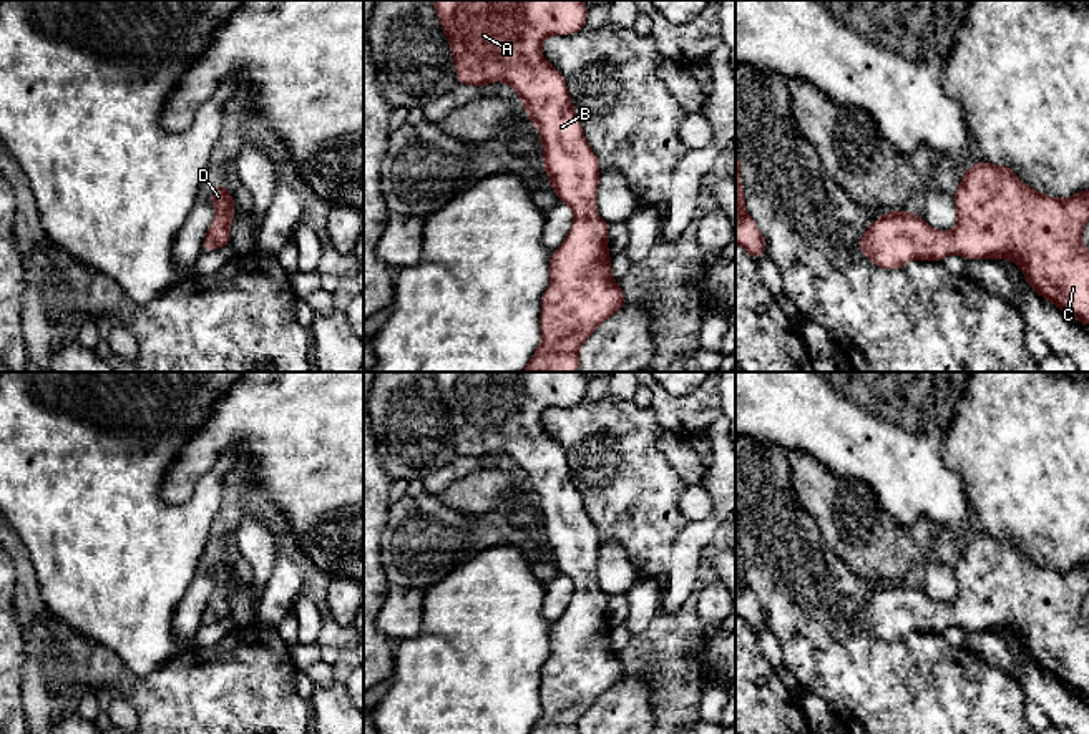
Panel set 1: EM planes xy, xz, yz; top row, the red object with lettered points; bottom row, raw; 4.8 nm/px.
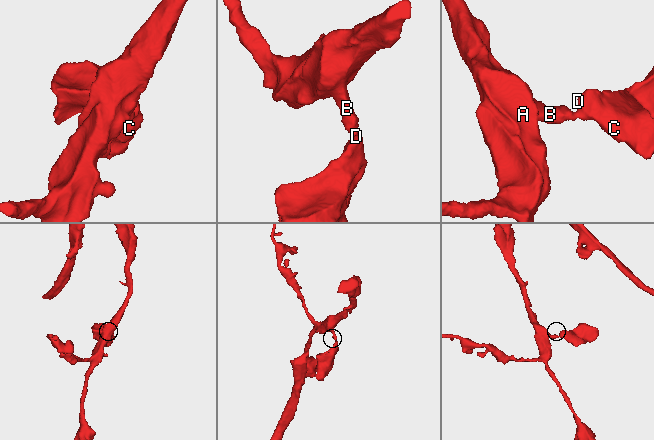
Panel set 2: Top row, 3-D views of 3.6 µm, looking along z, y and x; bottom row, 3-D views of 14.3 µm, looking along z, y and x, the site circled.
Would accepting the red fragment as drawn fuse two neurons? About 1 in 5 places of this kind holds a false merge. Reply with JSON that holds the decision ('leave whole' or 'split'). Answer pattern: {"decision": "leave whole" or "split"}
{"decision": "leave whole"}

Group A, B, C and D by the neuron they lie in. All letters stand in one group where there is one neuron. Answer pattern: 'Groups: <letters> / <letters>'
Groups: A B C D

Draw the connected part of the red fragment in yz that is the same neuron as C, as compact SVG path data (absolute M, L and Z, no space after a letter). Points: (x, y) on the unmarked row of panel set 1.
M981 531L963 545L955 576L958 596L951 604L931 601L923 590L910 583L888 583L862 606L858 621L875 638L890 643L913 631L941 634L951 624L968 633L1011 631L1024 644L1033 663L1089 699L1089 624L1081 613L1089 591L1089 561L1069 571L1056 571L1018 551L1011 538Z

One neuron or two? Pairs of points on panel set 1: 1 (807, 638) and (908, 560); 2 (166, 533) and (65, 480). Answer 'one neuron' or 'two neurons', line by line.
1: two neurons
2: one neuron

